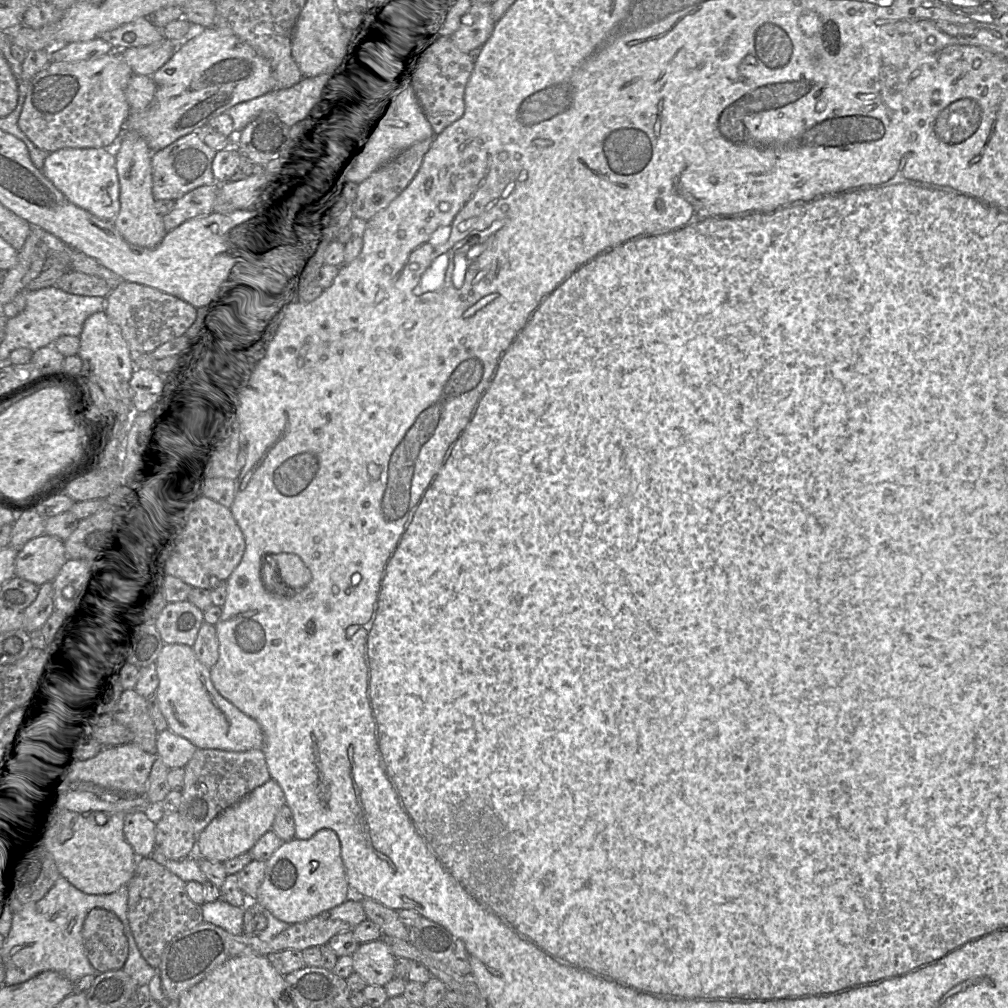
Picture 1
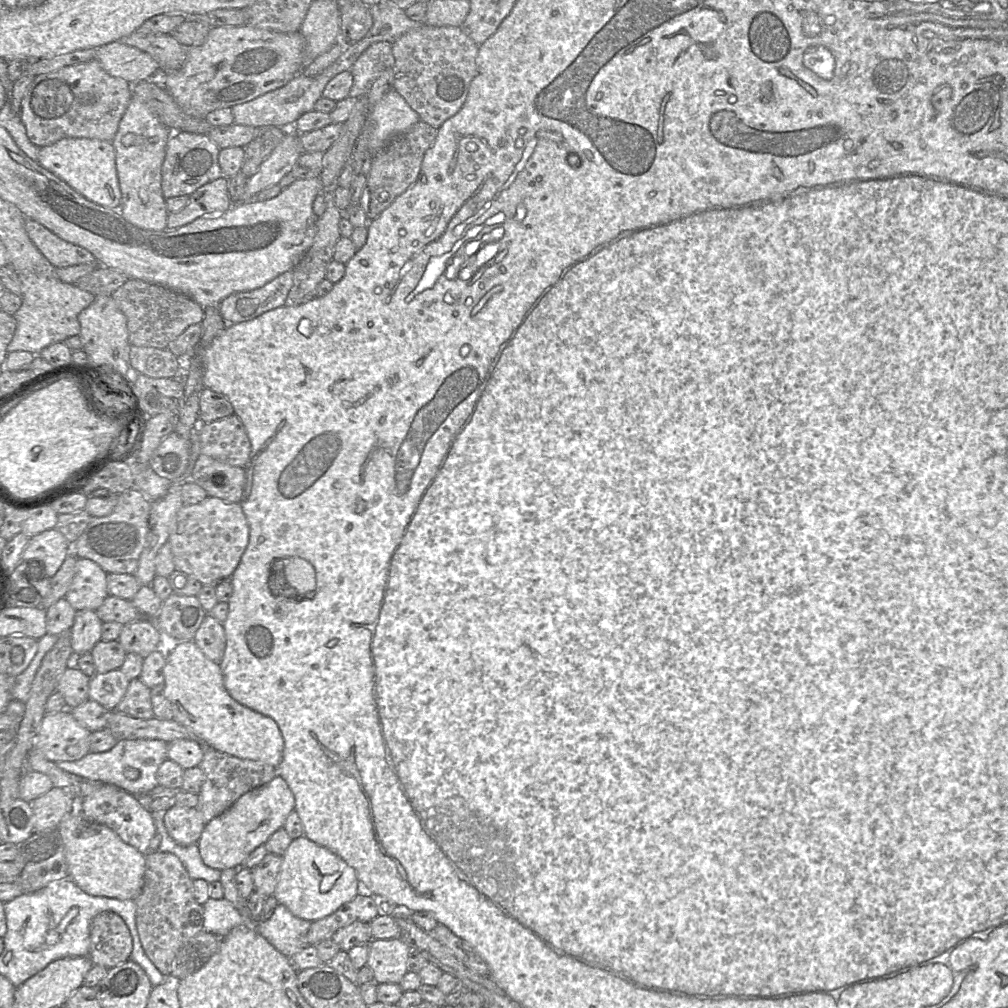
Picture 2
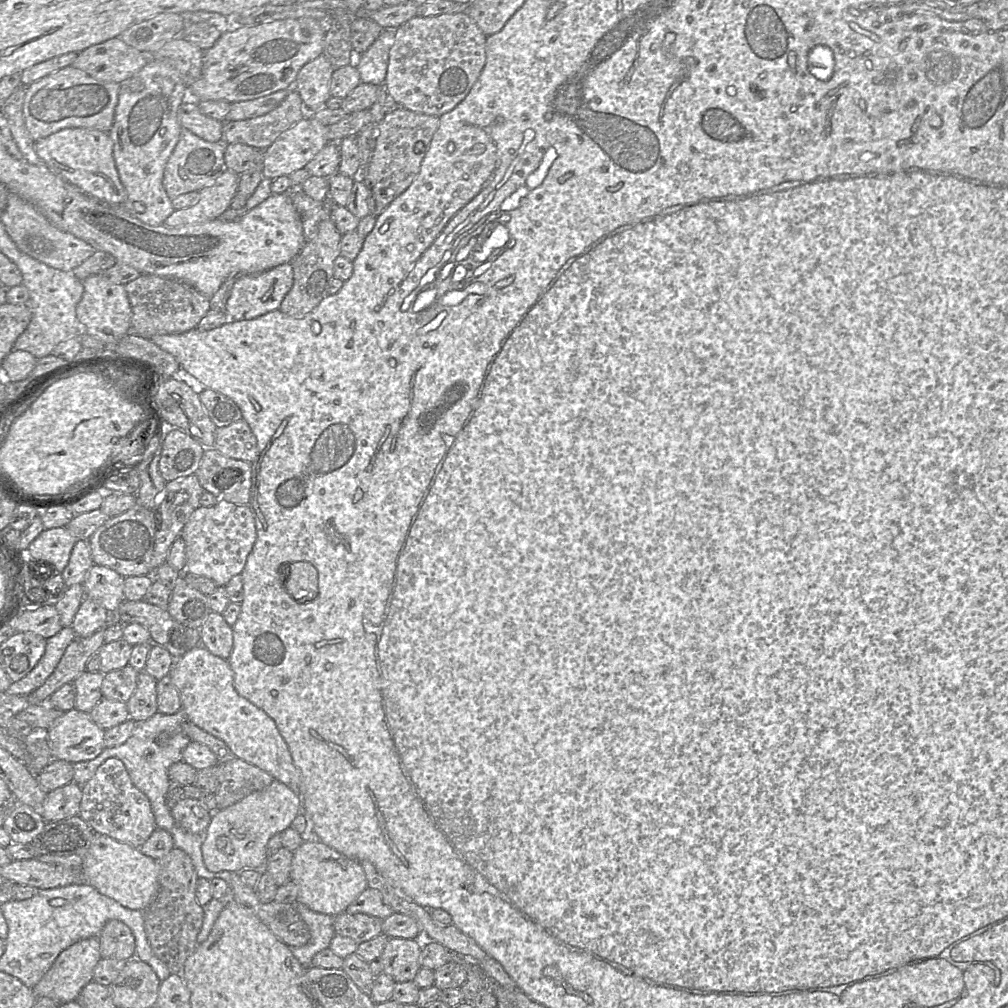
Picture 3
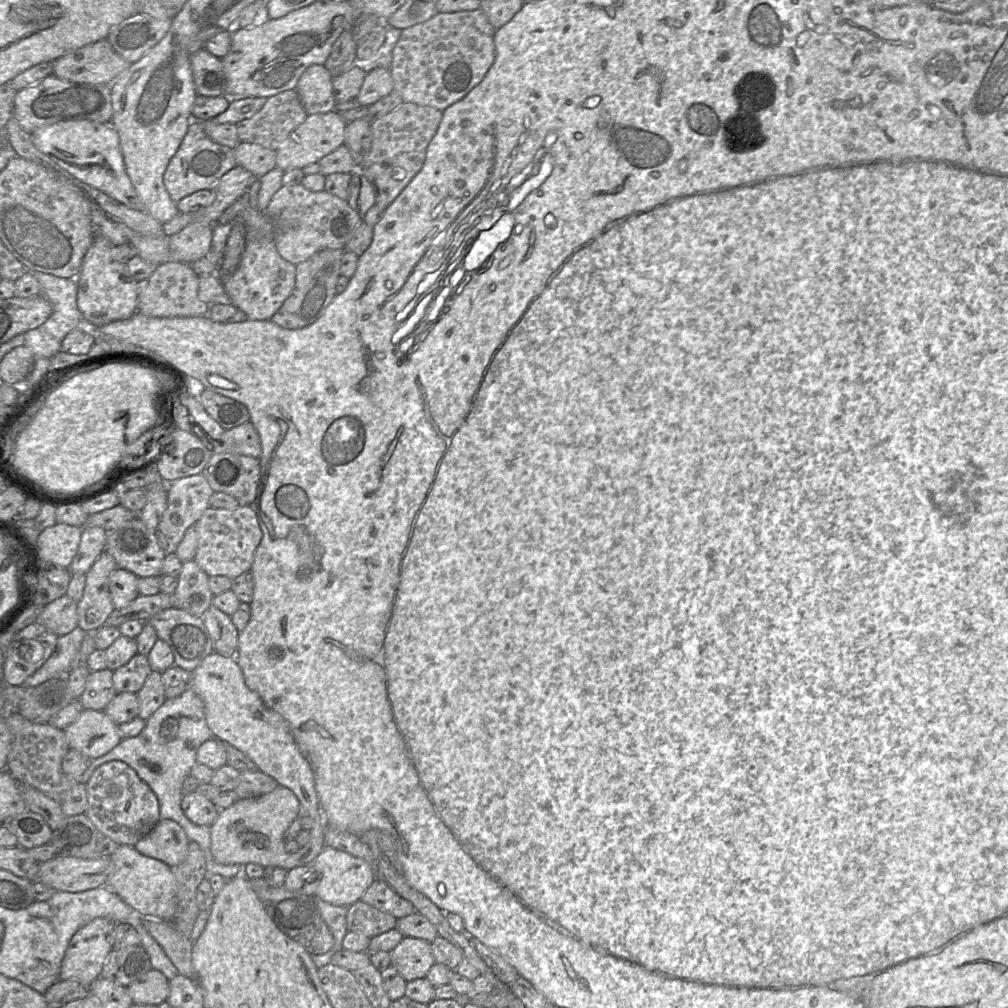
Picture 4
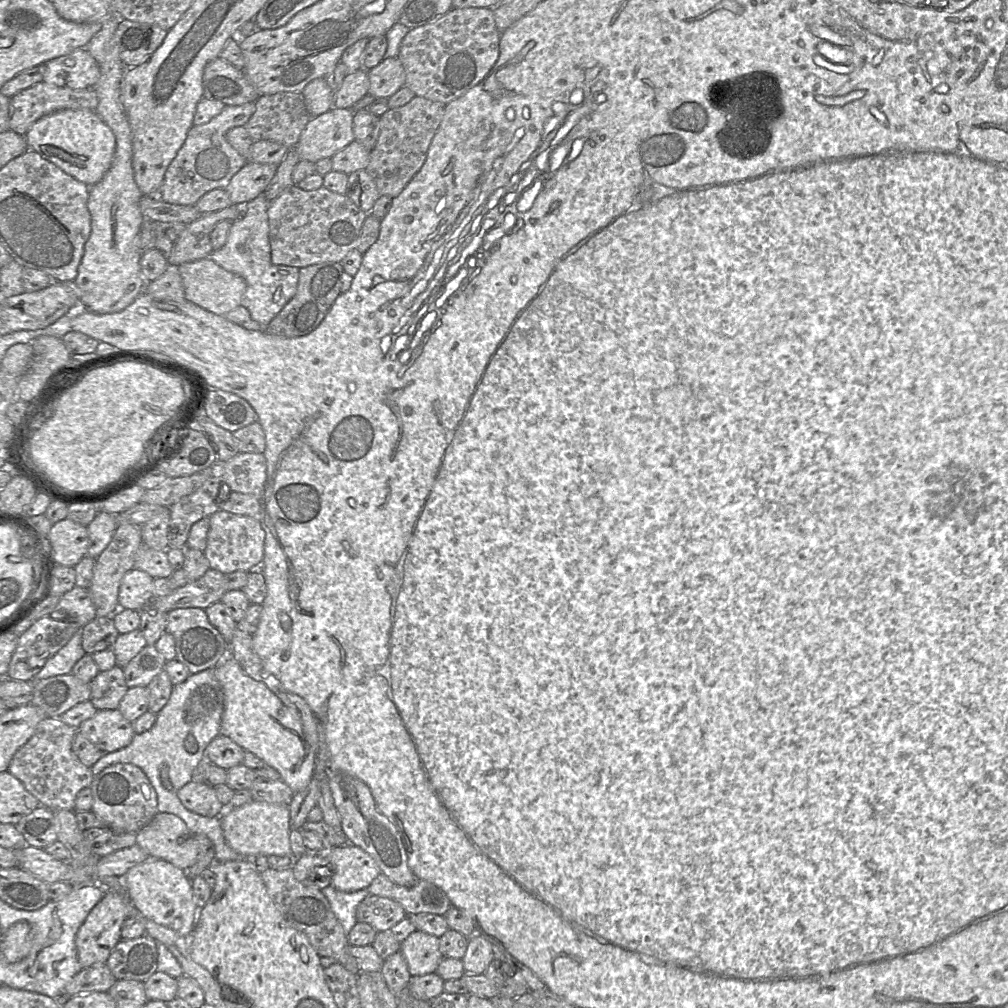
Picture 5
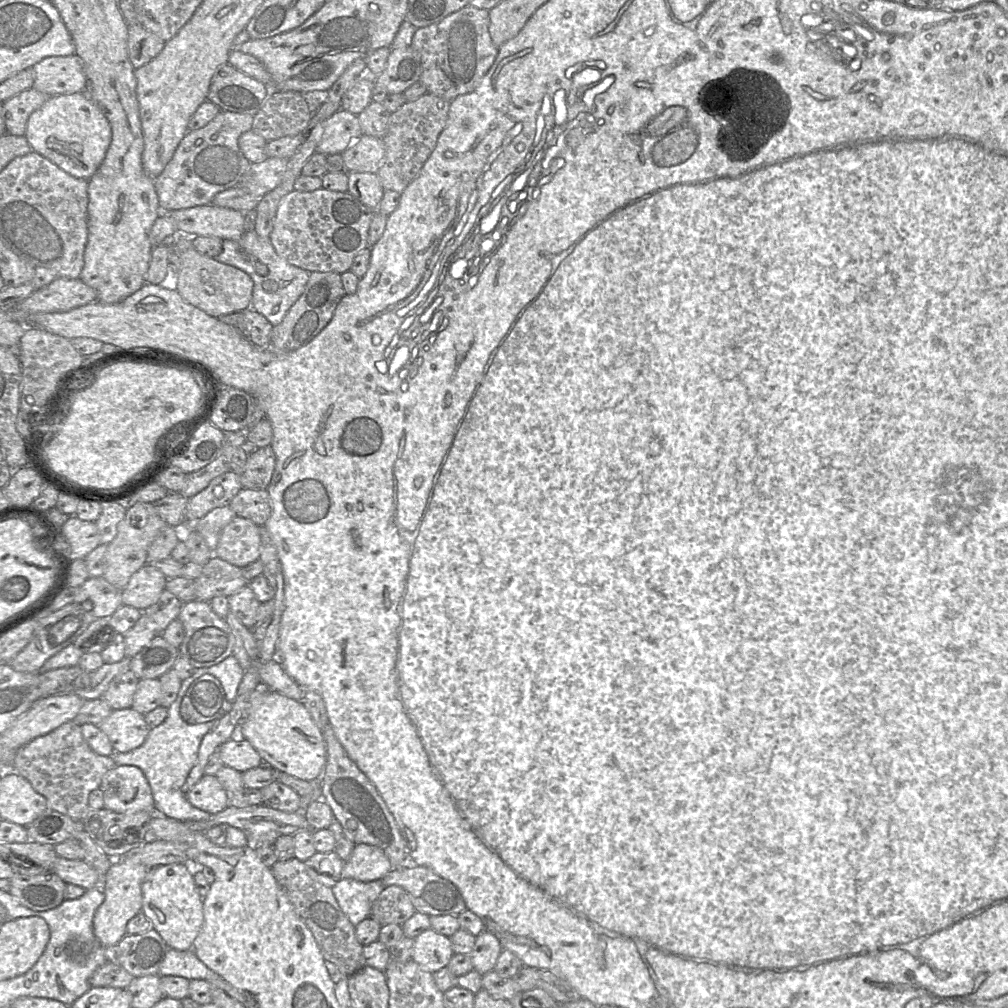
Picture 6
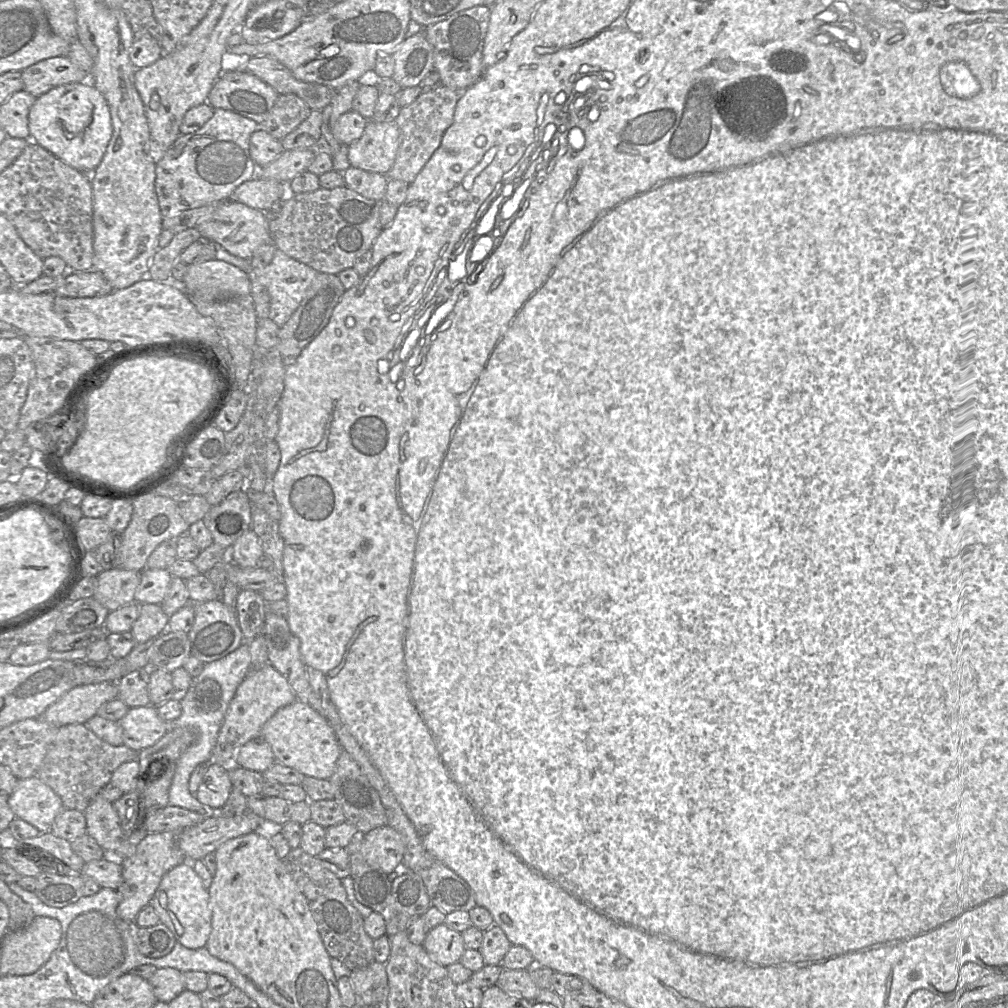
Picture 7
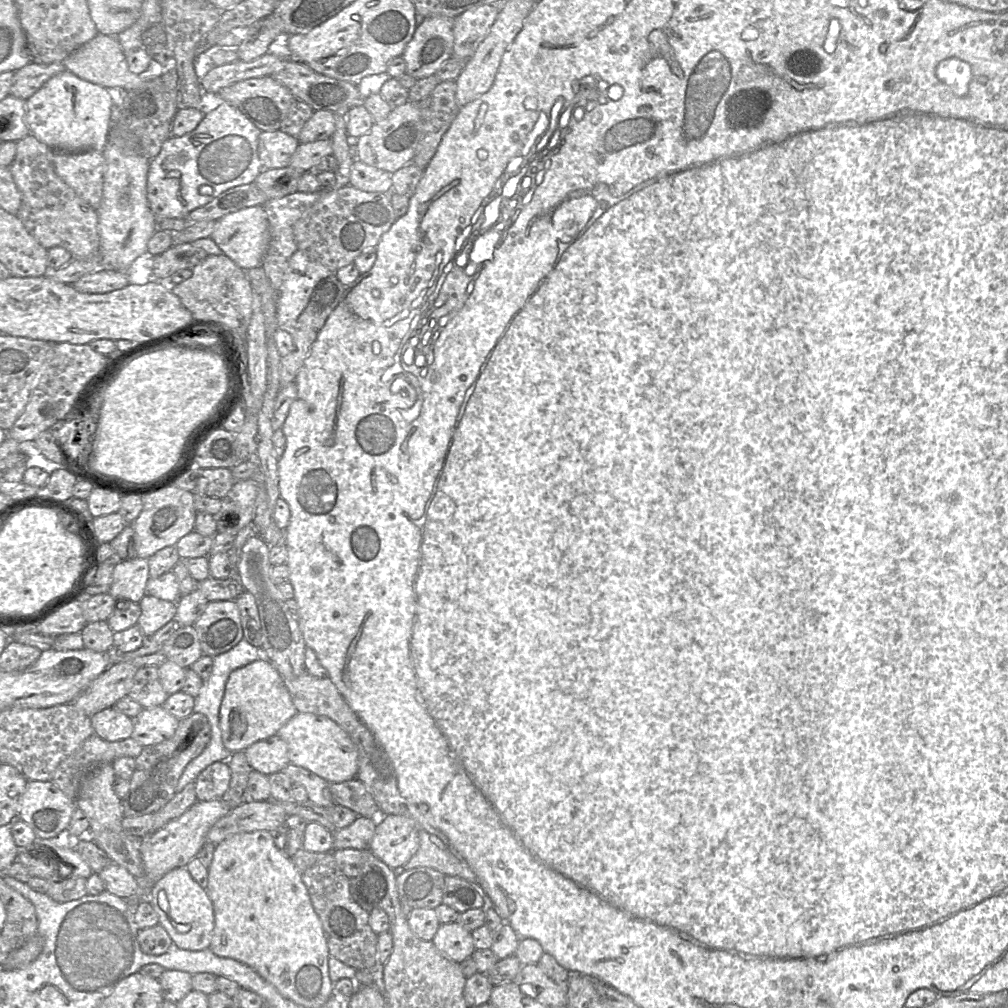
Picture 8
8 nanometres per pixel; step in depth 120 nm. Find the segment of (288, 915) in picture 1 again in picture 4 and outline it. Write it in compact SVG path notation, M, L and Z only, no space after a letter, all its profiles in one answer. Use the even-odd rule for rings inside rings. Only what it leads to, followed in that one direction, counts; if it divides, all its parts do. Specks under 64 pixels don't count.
M325 846L311 863L321 875L315 897L335 906L351 906L359 901L368 887L376 879L374 865L347 852Z

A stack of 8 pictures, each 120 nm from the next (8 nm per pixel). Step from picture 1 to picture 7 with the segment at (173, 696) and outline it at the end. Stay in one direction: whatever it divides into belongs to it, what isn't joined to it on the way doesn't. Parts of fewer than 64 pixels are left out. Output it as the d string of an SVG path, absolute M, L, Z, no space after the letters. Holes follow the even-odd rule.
M299 700L280 708L263 725L260 736L271 746L276 762L309 777L329 779L341 754L341 746L328 721Z

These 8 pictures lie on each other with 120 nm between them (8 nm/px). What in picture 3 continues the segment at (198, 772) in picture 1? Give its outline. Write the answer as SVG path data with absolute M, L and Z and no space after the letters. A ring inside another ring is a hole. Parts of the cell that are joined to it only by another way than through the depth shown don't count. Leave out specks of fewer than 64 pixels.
M243 759L219 763L220 785L215 792L218 809L224 809L242 800L252 792L269 786L274 777Z

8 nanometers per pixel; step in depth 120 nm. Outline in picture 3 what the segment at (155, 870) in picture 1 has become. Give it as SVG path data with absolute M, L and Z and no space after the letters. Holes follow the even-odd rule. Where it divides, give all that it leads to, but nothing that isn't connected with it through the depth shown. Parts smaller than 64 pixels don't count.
M173 848L159 862L159 888L152 903L143 910L147 939L151 949L170 970L181 974L188 957L196 949L196 939L201 930L204 911L196 899L198 875L190 856Z

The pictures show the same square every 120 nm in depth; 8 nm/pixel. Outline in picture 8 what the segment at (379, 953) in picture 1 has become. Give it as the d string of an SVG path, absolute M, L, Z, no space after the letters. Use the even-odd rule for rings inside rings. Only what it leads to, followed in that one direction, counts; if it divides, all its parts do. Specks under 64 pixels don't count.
M457 922L440 924L431 941L443 956L456 963L470 958L475 951L471 932Z

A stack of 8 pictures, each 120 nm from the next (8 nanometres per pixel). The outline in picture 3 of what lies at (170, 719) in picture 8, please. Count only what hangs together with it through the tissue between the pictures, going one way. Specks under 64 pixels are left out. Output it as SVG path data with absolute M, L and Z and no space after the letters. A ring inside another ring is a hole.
M73 708L41 733L48 740L53 759L73 764L92 760L105 749L104 732L89 713Z

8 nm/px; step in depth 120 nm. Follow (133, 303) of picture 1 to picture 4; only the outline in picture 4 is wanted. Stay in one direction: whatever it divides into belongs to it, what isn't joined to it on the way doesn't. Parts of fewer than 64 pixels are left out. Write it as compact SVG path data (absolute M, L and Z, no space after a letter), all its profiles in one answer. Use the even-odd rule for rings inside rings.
M170 261L159 265L146 279L138 281L137 312L157 318L205 316L210 305L198 297L199 275L190 264Z

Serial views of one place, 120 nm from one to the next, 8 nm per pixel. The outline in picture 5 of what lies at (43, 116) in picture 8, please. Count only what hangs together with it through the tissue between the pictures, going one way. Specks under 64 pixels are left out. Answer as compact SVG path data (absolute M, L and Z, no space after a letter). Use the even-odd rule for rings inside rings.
M65 109L34 122L24 135L28 149L36 151L76 180L93 186L109 170L116 140L110 127L90 109Z

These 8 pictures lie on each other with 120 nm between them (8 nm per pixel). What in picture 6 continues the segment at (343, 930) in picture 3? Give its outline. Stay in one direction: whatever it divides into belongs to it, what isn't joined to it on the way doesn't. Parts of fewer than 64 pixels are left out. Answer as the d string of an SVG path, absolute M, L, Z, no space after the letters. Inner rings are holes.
M391 885L385 887L372 903L370 917L381 926L388 924L401 926L416 912L410 894L400 886Z

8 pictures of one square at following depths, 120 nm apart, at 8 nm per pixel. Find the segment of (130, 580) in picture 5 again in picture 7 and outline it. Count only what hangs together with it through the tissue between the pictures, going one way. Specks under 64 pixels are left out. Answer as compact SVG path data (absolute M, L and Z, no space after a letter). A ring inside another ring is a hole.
M144 569L140 583L135 591L134 602L138 604L159 604L169 590L172 575L167 569Z

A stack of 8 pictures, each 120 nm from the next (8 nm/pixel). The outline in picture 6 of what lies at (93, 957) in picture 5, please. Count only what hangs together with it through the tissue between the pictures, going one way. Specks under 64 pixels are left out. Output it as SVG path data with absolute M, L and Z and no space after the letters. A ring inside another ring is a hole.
M117 858L102 879L101 886L105 899L94 914L93 930L99 942L106 949L113 949L127 935L127 923L142 912L142 883L149 870L145 865L133 862L130 858Z

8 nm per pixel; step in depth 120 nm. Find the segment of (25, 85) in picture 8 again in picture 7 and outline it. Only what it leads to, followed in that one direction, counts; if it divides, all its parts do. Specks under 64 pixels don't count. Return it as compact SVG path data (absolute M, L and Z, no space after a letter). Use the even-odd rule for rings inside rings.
M67 56L41 60L21 71L23 90L38 97L49 90L70 83L88 81L89 75Z

